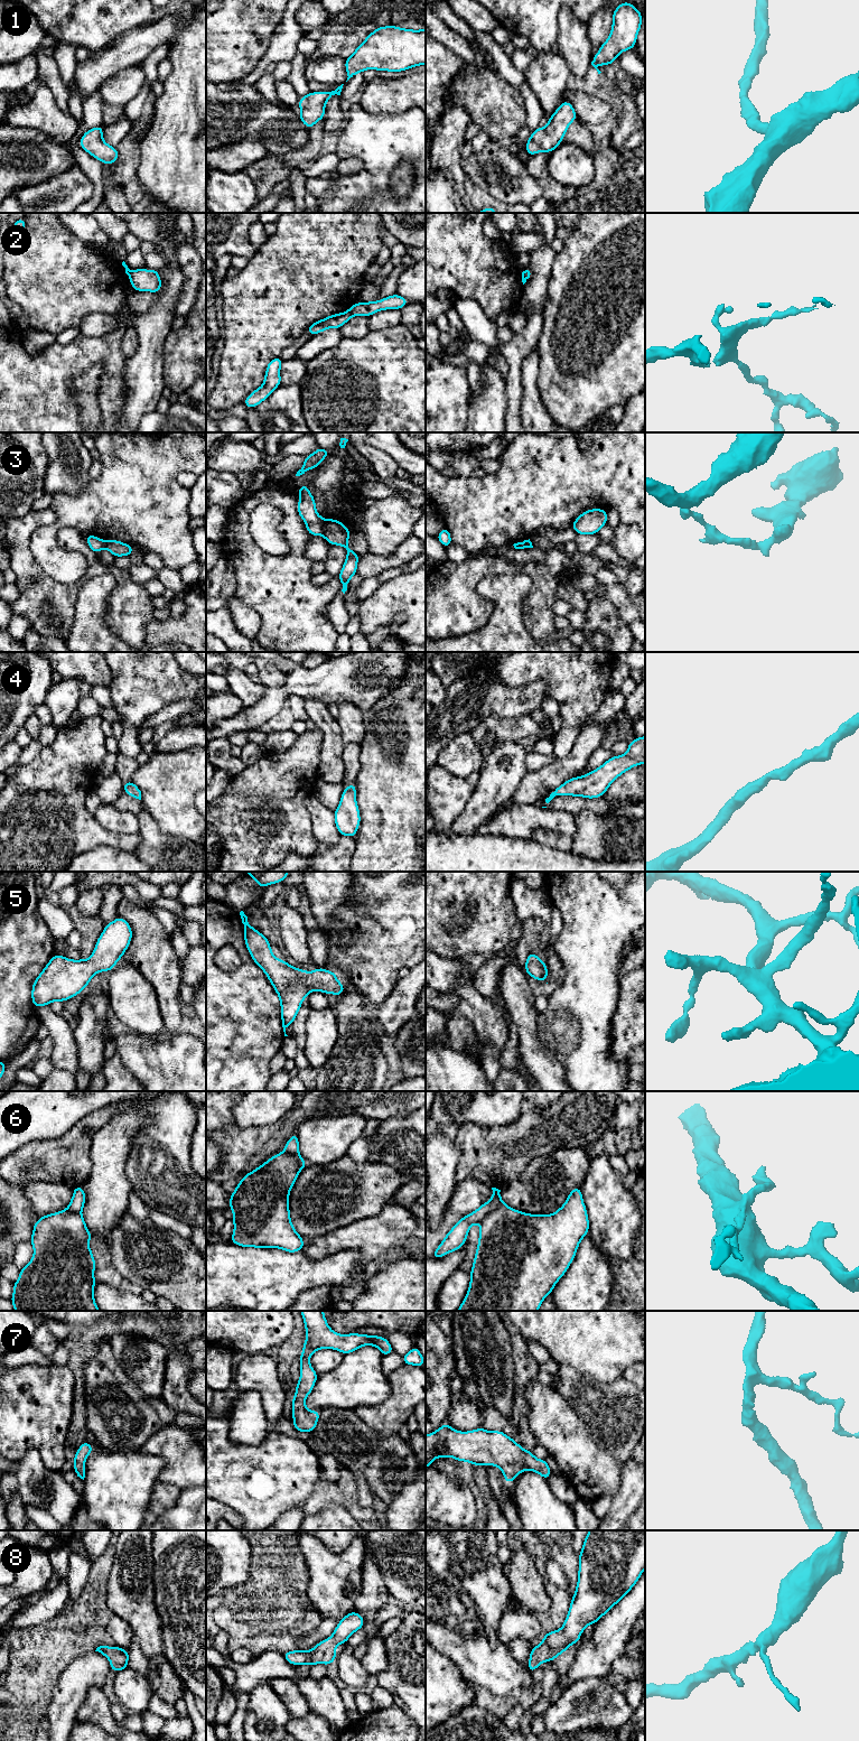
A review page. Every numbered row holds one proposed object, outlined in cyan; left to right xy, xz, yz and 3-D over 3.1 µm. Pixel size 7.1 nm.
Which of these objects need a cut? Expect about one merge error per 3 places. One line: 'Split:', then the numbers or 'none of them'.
Split: 2, 3, 6

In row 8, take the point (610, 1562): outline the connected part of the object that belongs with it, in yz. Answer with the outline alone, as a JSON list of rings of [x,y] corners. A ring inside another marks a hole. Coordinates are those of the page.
[[[589,1530],[579,1553],[578,1583],[561,1629],[544,1635],[541,1644],[531,1648],[530,1673],[544,1661],[554,1660],[572,1644],[579,1644],[582,1631],[595,1624],[617,1604],[641,1579],[645,1570],[645,1530]]]

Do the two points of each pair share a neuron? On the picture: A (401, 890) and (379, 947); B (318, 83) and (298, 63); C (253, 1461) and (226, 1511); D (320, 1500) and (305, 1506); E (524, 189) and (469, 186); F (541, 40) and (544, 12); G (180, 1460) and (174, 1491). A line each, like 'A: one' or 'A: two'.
A: one
B: two
C: two
D: one
E: two
F: one
G: two

